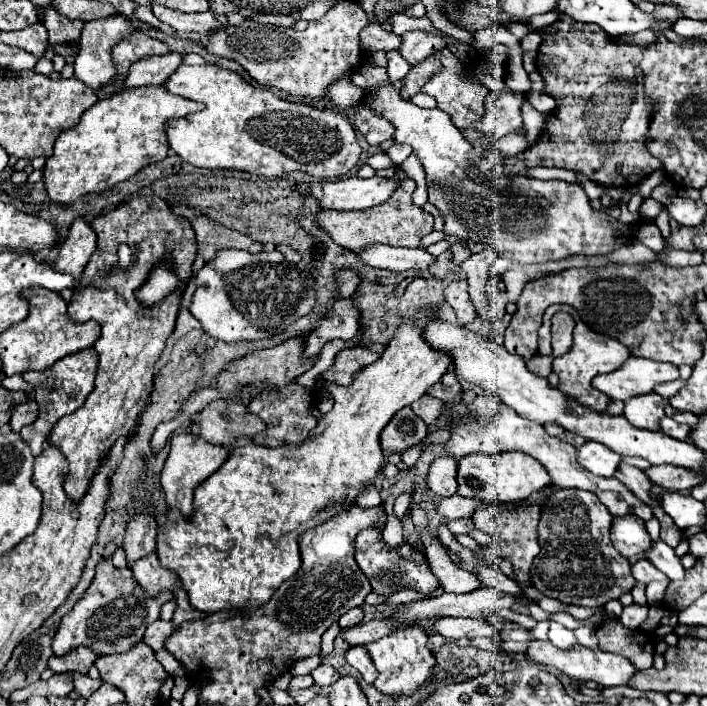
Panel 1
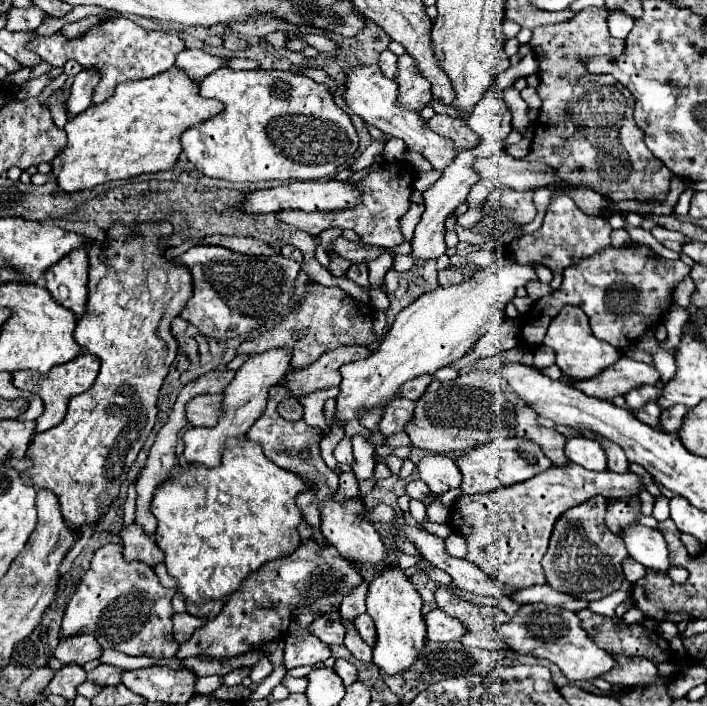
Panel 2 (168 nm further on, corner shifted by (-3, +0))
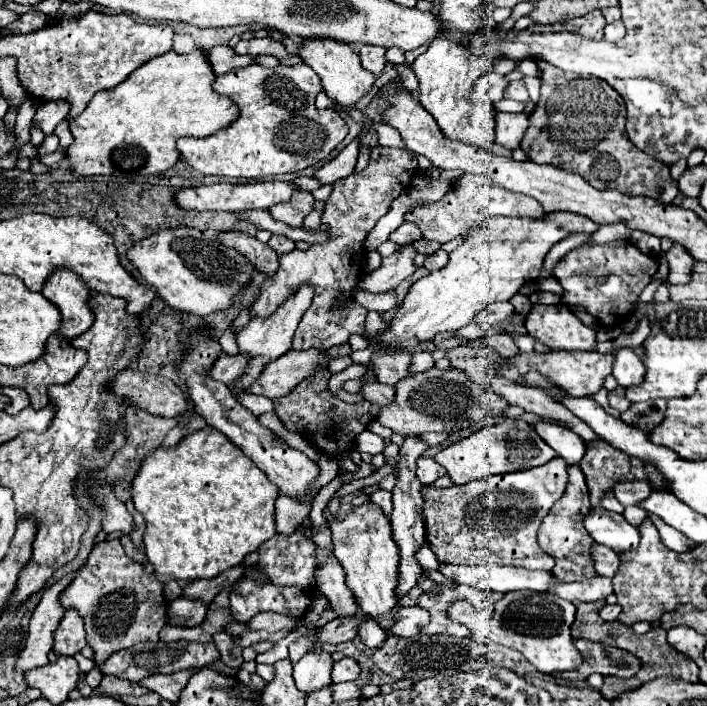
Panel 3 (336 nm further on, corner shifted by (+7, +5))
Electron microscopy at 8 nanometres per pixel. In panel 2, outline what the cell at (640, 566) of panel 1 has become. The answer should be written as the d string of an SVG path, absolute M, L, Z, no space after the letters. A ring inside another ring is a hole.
M625 558L623 560L623 574L625 574L625 580L629 580L631 584L635 584L637 580L643 578L645 568L639 562L635 562L633 558Z

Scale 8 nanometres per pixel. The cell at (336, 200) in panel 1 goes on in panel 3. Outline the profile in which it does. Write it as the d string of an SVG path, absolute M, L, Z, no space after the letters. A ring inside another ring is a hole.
M265 181L265 183L245 183L245 185L229 185L229 183L215 183L215 185L199 185L191 189L181 189L175 195L177 205L181 209L195 209L195 211L251 211L251 209L269 209L271 205L285 203L297 191L293 183L279 183L279 181Z

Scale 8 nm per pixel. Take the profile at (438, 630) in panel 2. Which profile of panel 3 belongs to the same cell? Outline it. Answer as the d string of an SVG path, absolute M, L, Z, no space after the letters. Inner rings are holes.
M415 605L415 607L401 607L397 611L397 625L393 625L391 633L399 637L413 637L419 635L421 629L429 623L429 613Z

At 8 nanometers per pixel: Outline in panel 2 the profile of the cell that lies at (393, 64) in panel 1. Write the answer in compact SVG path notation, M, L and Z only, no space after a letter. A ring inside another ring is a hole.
M391 50L381 52L381 56L379 56L379 70L381 70L383 76L387 76L391 80L395 78L395 74L397 74L397 56Z

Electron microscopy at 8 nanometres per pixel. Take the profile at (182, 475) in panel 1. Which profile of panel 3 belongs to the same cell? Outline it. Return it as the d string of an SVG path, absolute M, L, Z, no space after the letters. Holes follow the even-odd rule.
M303 285L303 287L297 291L297 295L289 297L289 299L285 301L285 305L281 305L269 319L251 319L251 321L247 323L247 327L245 327L241 333L237 333L239 353L247 353L247 355L249 355L249 363L247 363L245 373L243 373L241 377L237 377L237 381L235 381L237 385L233 385L233 387L235 387L235 389L233 389L235 395L245 393L245 391L249 389L249 385L263 373L263 369L265 369L265 365L267 365L269 361L279 359L285 351L291 349L291 341L293 341L295 329L297 329L297 325L301 323L303 313L309 309L311 297L313 297L313 289L309 289L309 285Z

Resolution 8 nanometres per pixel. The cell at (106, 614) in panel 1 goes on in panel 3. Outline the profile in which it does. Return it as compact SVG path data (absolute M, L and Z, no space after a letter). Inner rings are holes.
M119 539L101 541L93 547L87 563L77 571L71 585L59 595L59 601L65 609L75 609L85 619L85 631L89 635L89 645L95 651L95 665L101 665L111 653L119 649L127 649L137 643L157 643L159 631L165 625L167 601L163 599L163 583L153 573L149 573L143 565L131 561L125 555Z

